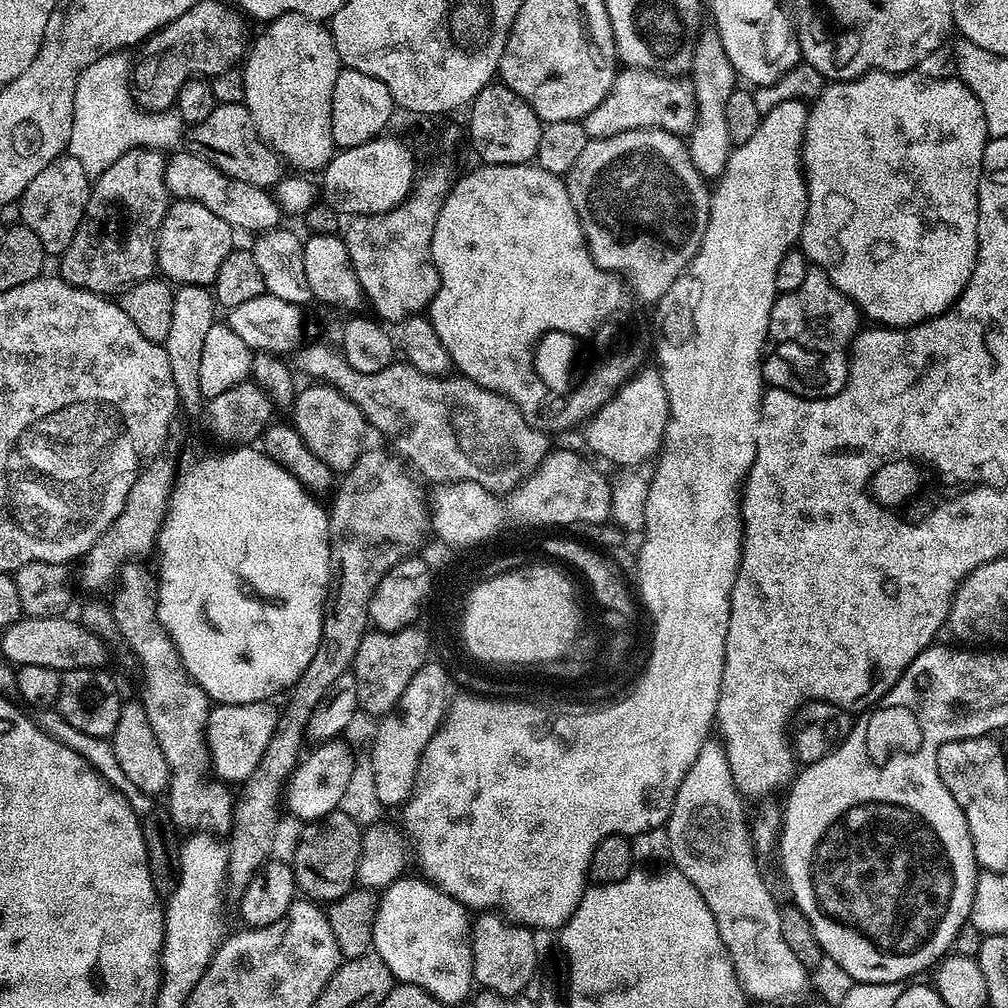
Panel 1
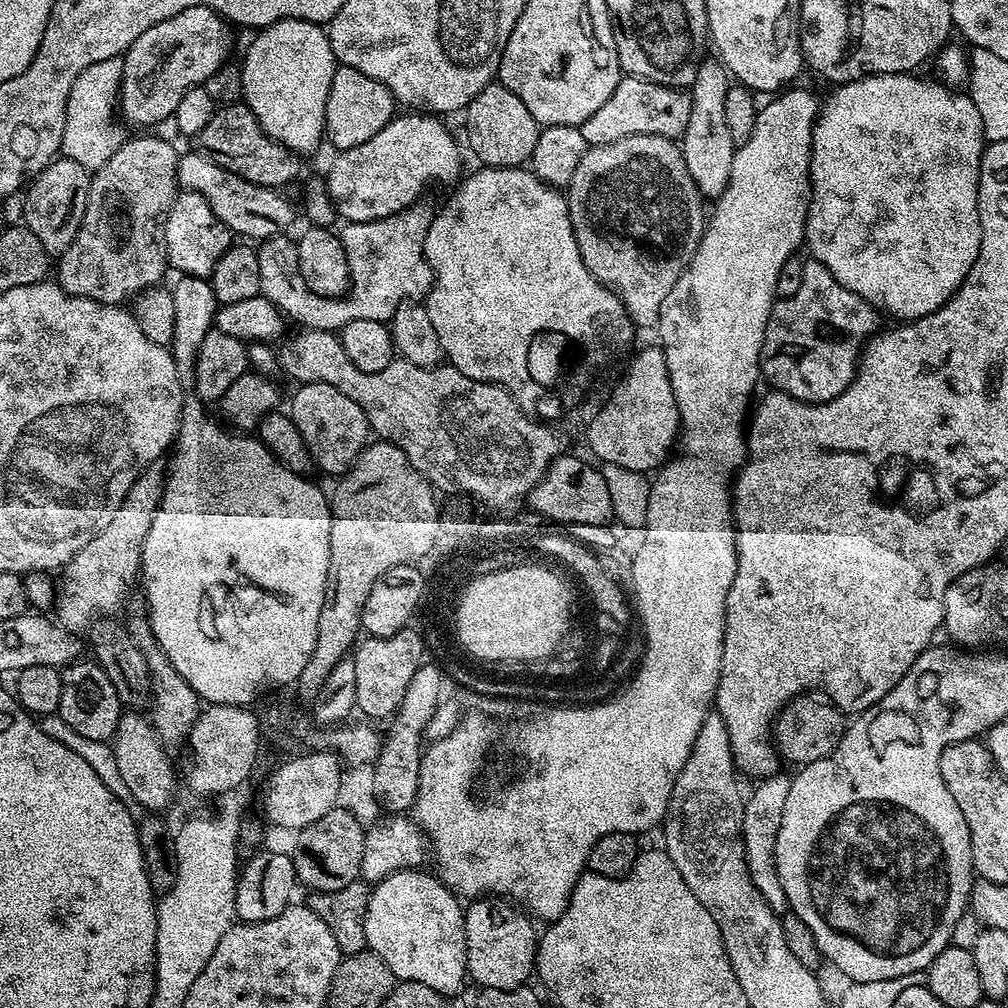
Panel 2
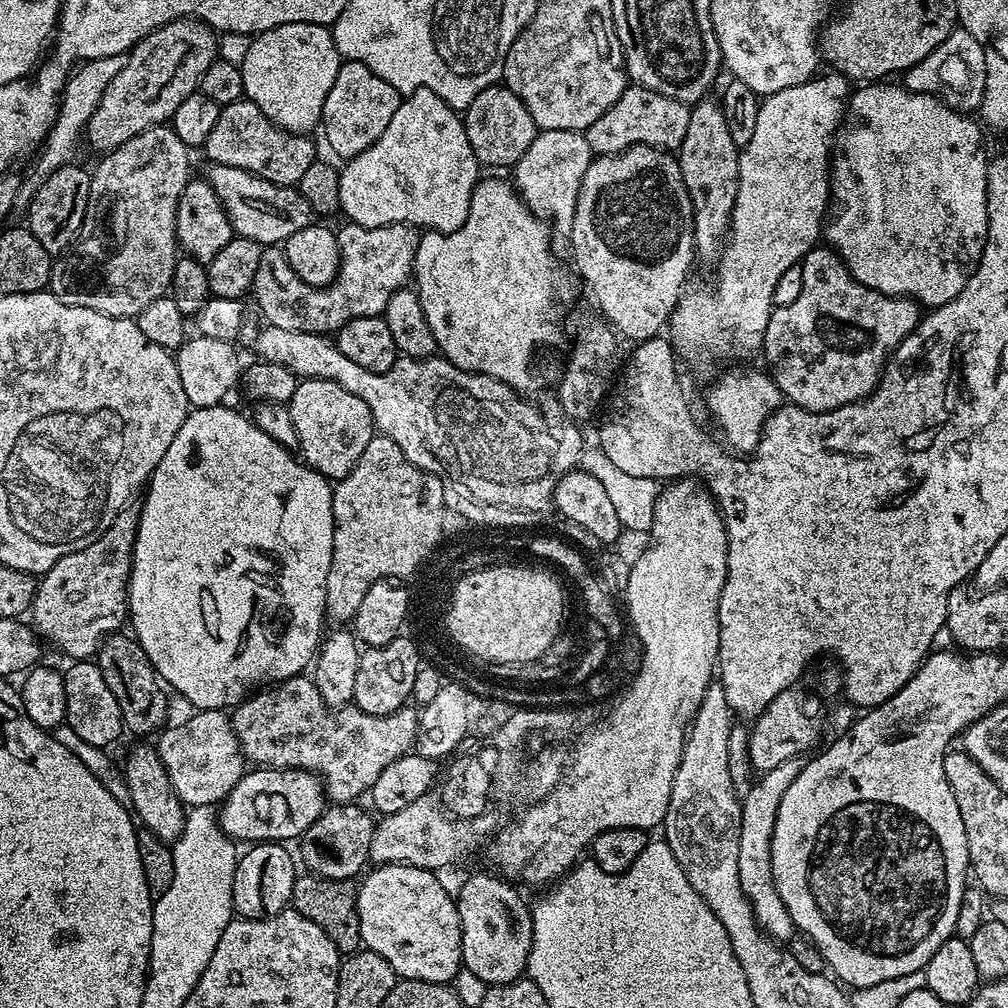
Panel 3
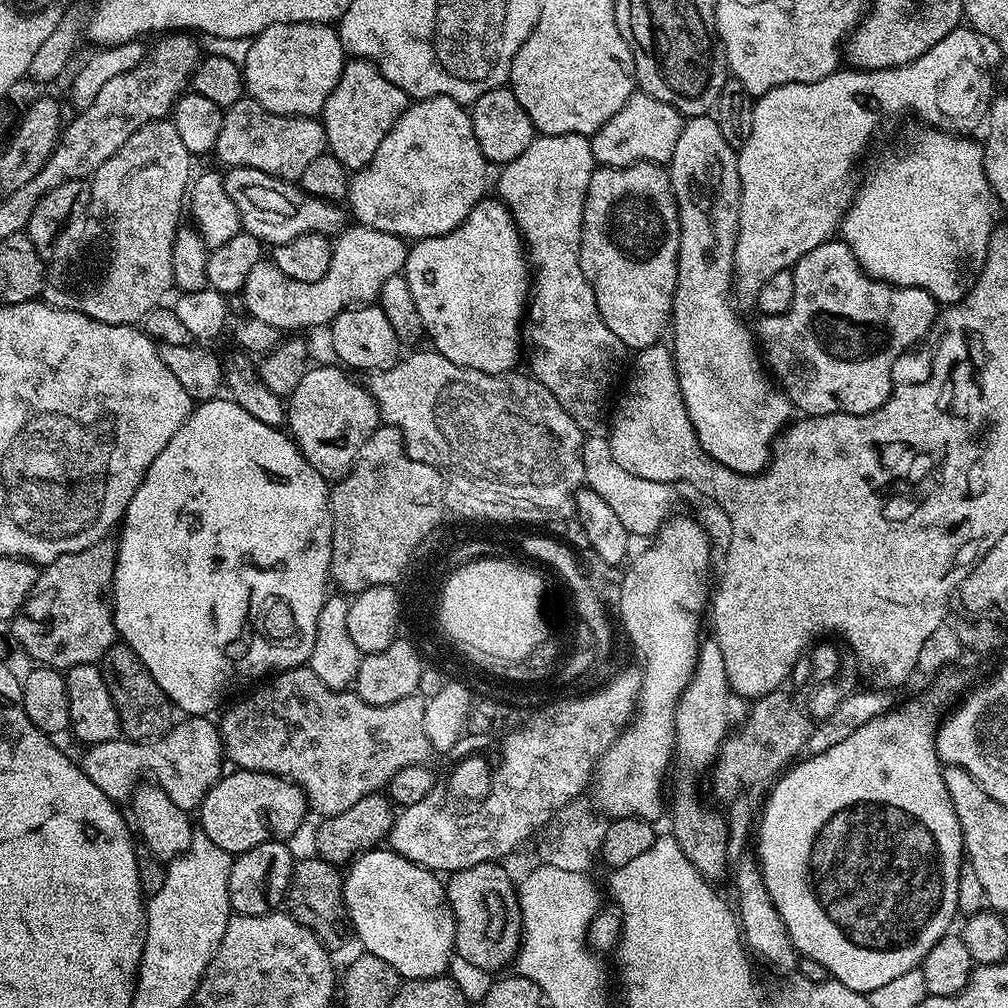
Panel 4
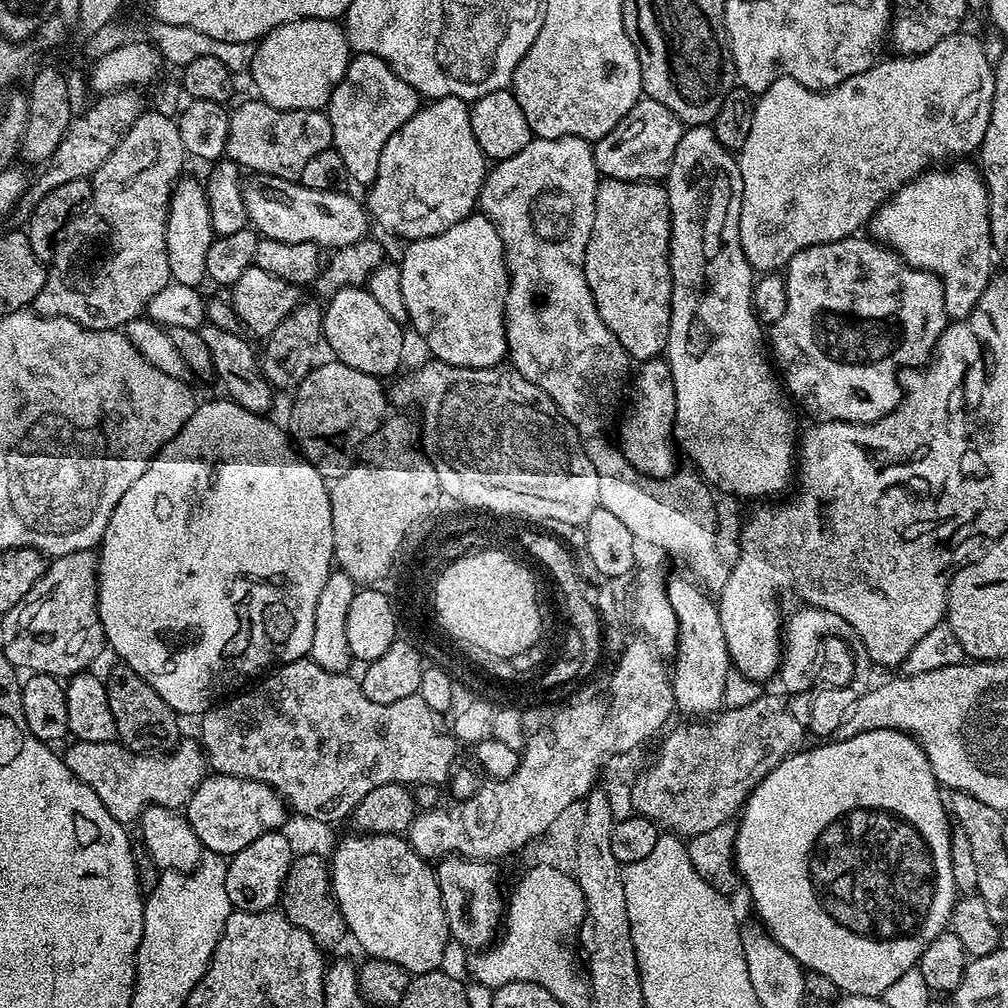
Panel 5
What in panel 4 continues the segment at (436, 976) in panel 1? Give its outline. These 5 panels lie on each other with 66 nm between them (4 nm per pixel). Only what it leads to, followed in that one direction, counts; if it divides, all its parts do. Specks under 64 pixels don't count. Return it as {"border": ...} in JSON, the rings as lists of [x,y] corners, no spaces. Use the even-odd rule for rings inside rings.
{"border":[[[377,846],[355,857],[347,865],[343,878],[348,918],[355,939],[357,936],[364,943],[363,951],[367,955],[390,962],[390,966],[394,966],[396,973],[404,980],[434,978],[449,971],[448,963],[454,960],[456,950],[456,923],[445,885],[437,873],[402,858],[402,854],[393,852],[387,846]]]}

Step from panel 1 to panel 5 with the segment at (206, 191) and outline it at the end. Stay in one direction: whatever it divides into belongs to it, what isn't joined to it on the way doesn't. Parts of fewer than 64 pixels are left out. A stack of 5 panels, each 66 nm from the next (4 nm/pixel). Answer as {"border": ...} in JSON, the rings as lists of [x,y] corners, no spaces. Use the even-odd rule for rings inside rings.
{"border":[[[252,174],[244,180],[244,201],[248,211],[248,219],[251,227],[265,240],[277,240],[278,242],[310,242],[320,245],[324,250],[335,250],[356,244],[359,240],[369,235],[370,217],[367,207],[358,199],[347,196],[347,191],[318,190],[307,188],[305,184],[286,178],[274,178],[273,176],[261,176]]]}

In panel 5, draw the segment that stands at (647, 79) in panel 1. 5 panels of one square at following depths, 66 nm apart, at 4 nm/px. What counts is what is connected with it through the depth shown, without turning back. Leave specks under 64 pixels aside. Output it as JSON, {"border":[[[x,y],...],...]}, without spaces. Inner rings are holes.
{"border":[[[641,98],[610,134],[592,144],[596,170],[609,180],[663,181],[672,165],[674,150],[678,150],[678,142],[682,142],[684,129],[680,117],[662,106],[662,102]]]}

